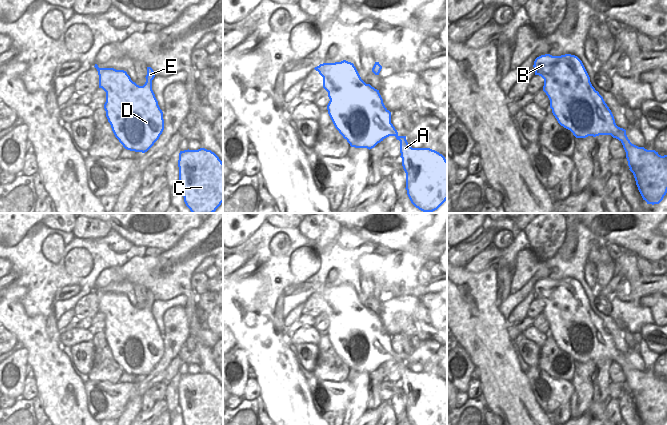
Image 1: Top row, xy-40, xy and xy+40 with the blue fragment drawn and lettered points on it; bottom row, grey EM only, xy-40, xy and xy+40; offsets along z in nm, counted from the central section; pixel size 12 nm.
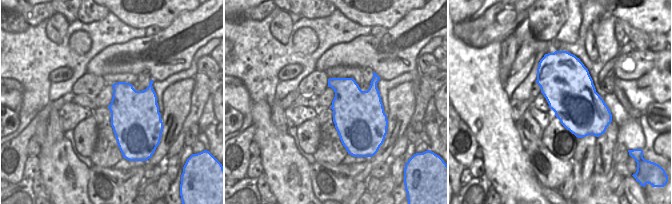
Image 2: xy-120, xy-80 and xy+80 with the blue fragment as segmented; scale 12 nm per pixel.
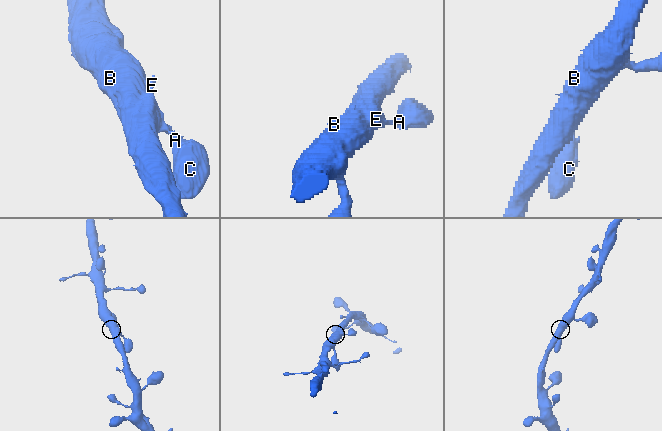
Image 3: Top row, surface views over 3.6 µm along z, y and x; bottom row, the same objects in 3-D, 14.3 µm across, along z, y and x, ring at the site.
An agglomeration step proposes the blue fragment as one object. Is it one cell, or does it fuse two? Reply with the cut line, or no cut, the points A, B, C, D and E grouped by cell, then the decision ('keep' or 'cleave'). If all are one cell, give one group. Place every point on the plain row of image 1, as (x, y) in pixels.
cut none; groups A B C D E; keep

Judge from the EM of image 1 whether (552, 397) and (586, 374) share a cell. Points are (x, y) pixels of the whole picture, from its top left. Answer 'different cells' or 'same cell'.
different cells

